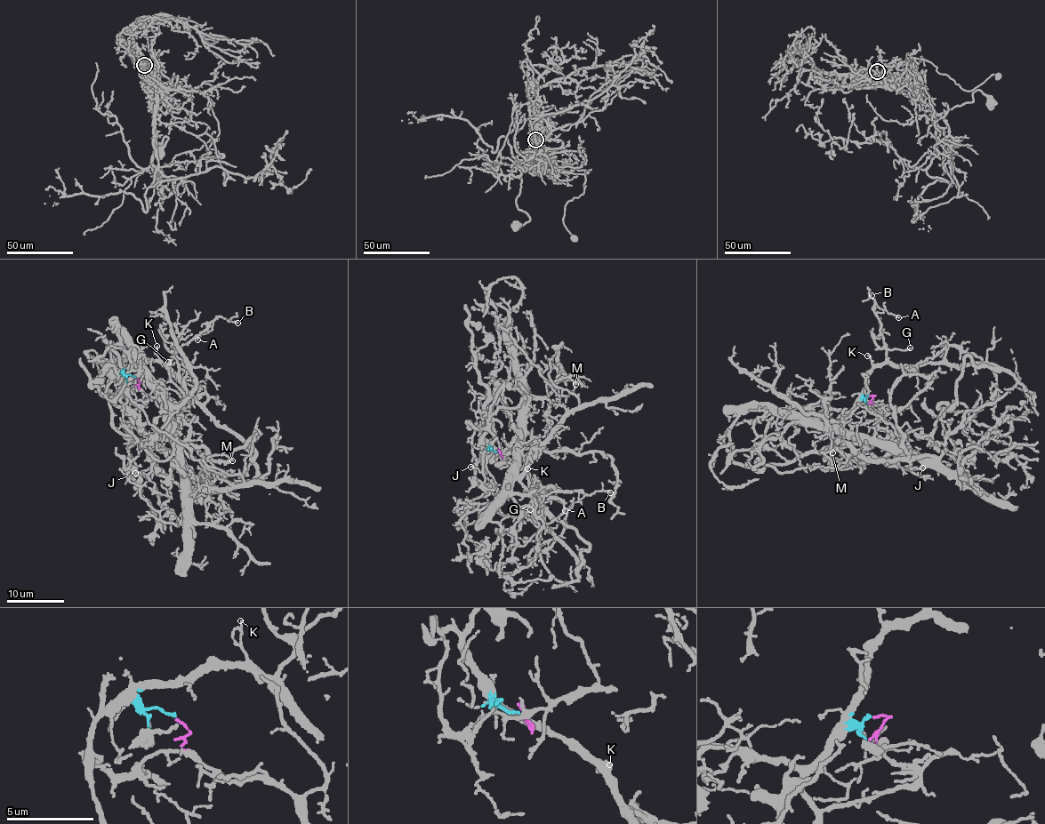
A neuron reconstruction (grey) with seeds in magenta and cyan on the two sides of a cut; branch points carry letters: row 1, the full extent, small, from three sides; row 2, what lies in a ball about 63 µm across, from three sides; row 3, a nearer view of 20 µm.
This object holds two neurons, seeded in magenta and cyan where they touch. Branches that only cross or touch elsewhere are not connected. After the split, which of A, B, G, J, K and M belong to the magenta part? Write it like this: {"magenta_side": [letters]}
{"magenta_side": []}

